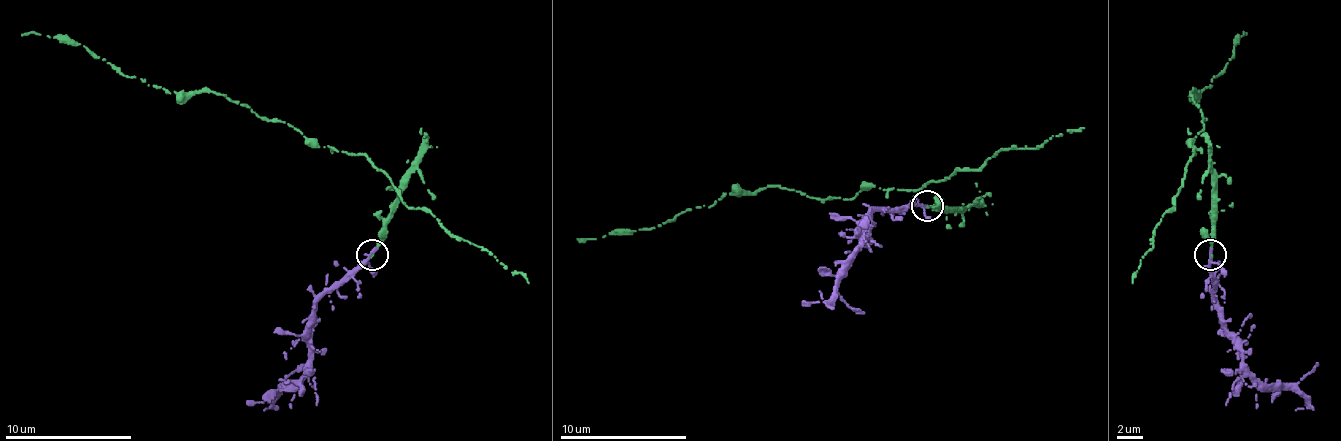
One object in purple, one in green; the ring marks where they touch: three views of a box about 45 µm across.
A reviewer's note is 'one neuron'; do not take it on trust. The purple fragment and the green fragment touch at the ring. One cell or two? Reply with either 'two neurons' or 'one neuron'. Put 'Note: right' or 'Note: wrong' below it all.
one neuron
Note: right

